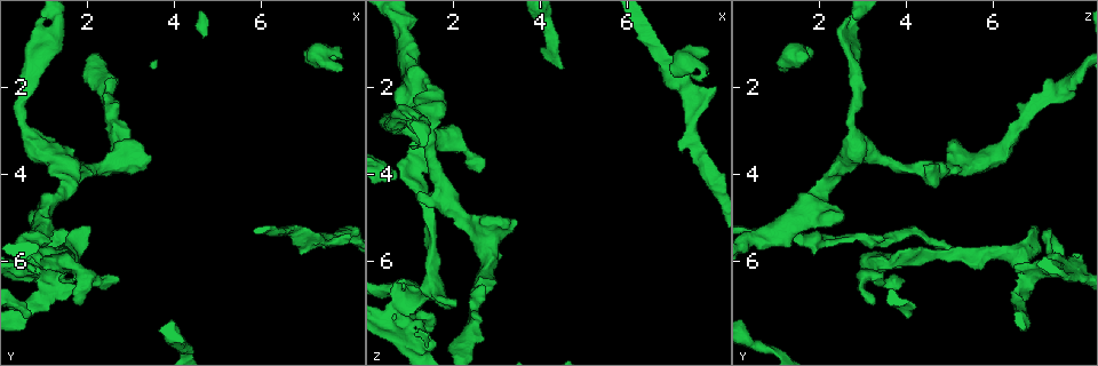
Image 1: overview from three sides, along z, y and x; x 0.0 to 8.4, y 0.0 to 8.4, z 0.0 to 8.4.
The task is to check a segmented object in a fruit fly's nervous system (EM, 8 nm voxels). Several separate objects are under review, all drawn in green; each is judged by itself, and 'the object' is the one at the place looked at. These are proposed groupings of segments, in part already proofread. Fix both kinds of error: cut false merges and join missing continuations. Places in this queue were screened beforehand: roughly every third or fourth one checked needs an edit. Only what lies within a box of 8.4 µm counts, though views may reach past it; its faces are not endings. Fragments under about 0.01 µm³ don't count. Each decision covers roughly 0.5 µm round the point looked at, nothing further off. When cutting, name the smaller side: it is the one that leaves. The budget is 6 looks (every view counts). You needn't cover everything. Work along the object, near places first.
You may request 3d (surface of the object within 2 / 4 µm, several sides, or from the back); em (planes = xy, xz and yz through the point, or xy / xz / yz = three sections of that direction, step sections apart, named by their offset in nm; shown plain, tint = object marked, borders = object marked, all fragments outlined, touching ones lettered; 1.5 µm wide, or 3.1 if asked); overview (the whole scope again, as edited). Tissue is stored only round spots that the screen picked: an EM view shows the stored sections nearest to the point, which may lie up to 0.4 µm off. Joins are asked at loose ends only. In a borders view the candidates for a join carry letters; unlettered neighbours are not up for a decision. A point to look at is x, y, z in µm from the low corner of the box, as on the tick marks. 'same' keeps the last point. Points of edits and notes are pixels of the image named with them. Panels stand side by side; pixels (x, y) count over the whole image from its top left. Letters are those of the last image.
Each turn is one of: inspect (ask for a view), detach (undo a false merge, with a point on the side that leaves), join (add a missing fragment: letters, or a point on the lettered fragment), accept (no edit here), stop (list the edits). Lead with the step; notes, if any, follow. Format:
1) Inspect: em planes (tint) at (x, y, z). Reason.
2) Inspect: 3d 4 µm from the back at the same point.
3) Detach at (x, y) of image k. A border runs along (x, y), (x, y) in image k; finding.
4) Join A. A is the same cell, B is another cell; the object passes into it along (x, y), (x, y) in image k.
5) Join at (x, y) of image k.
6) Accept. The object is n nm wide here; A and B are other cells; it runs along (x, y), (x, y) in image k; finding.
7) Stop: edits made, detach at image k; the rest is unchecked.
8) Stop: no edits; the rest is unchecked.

Inspect: em planes (plain) at (0.75, 5.70, 3.95). Branch stops here.

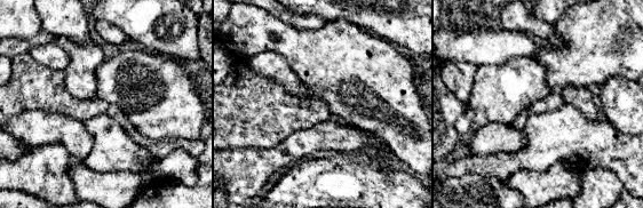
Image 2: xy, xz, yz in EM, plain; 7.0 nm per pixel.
Inspect: em planes (borders) at the same point.

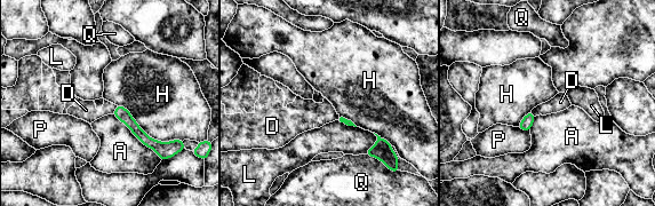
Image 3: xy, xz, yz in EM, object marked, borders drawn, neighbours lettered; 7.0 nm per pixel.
Accept. A, D, H, L, P and Q are other cells; it runs along (118, 109), (149, 142), (161, 147) in image 3; none of them fits.

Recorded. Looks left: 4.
Inspect: em xz step 8 (tint) at (1.75, 6.95, 3.30). Branch stops here.

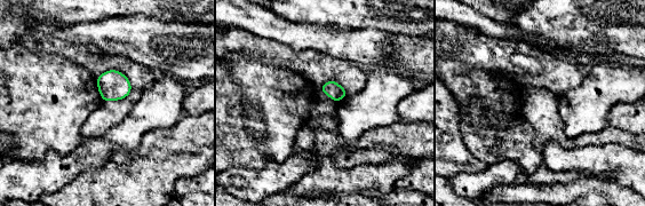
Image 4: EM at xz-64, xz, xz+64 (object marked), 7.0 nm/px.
Inspect: em planes (borders) at the same point.

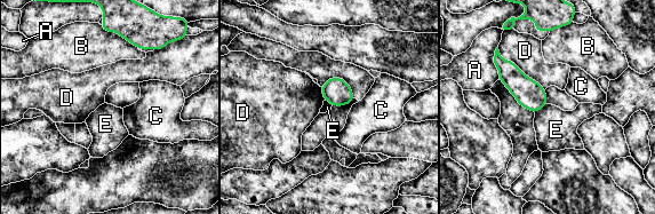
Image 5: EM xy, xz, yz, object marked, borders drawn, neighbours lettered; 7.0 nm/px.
Accept. The object is 190 nm wide here; the longest contact is with D, 440 nm; A, B, C, D and E are other cells; no lettered fragment goes on from it.

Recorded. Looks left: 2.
Stop: no edits; the rest is unchecked.

